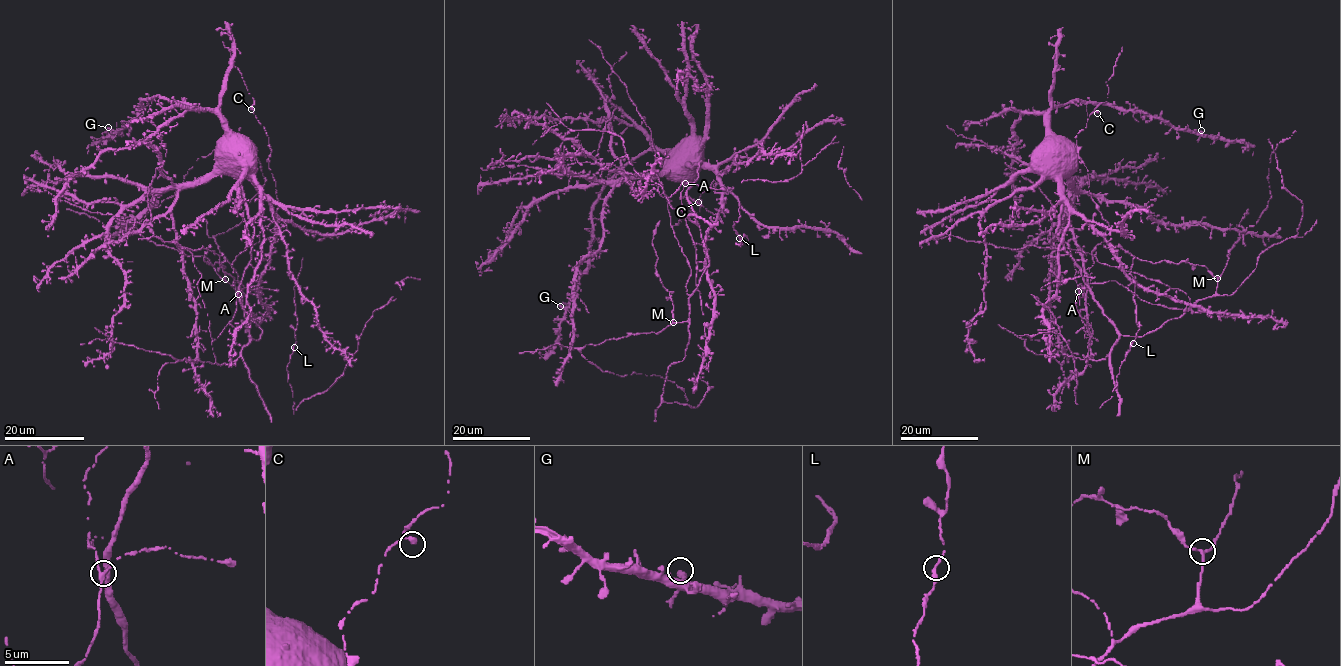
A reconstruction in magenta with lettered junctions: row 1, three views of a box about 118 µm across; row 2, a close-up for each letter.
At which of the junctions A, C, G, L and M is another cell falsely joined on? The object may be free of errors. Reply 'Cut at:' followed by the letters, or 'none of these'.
Cut at: M

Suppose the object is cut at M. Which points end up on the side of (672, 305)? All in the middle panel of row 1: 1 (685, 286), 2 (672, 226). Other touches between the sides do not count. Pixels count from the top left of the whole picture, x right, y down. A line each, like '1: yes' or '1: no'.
1: no
2: no

